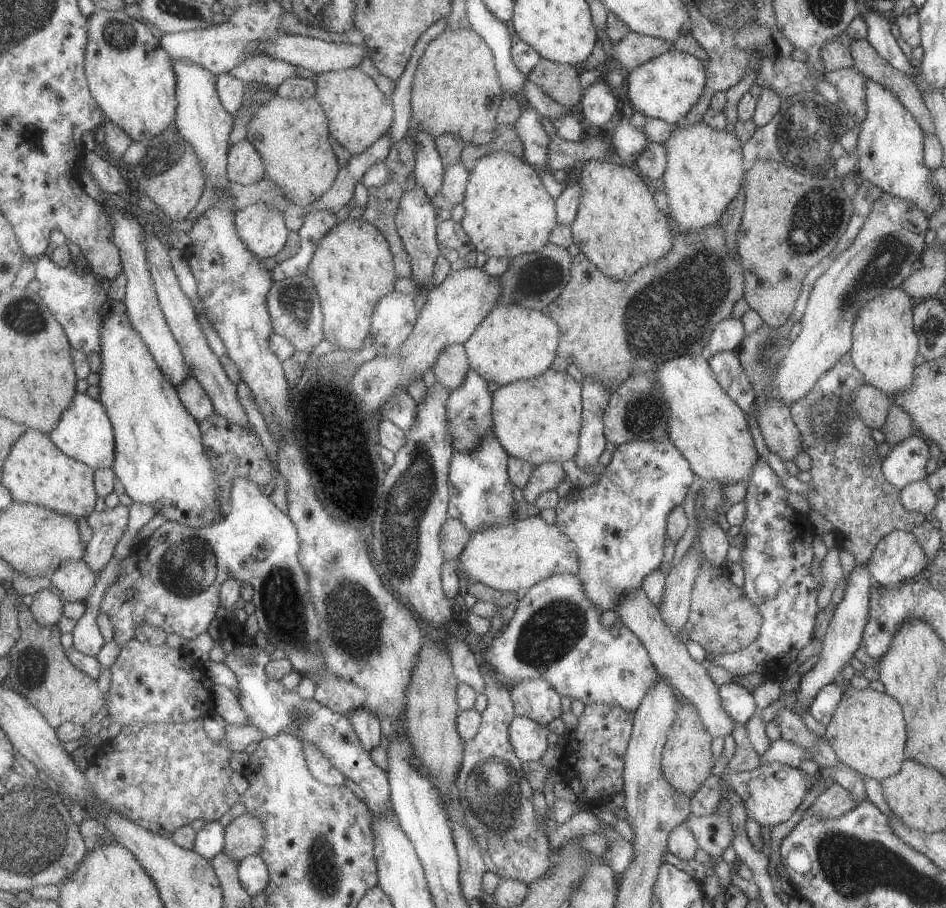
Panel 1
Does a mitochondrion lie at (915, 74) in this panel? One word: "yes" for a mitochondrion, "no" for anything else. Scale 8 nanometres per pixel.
no

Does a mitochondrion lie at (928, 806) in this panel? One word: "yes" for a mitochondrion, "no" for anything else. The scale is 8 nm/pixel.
no

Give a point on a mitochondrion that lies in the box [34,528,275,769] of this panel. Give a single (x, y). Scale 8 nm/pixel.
(183, 566)

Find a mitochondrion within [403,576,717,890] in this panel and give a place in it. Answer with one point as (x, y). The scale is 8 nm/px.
(546, 637)

